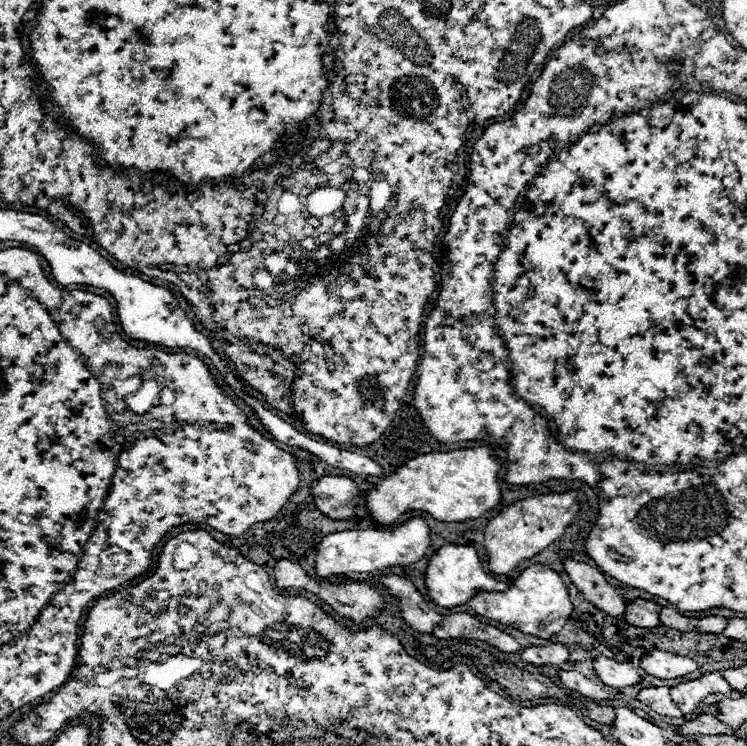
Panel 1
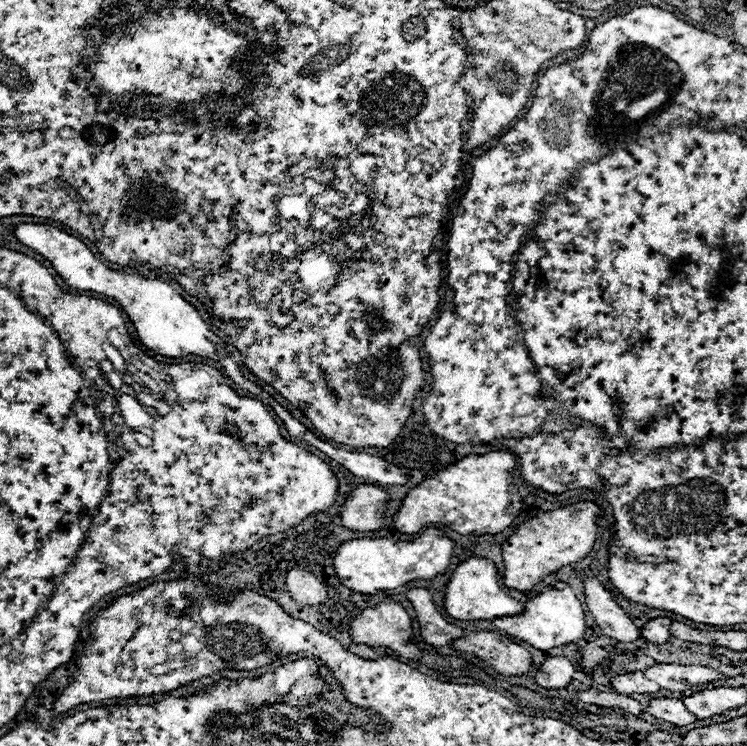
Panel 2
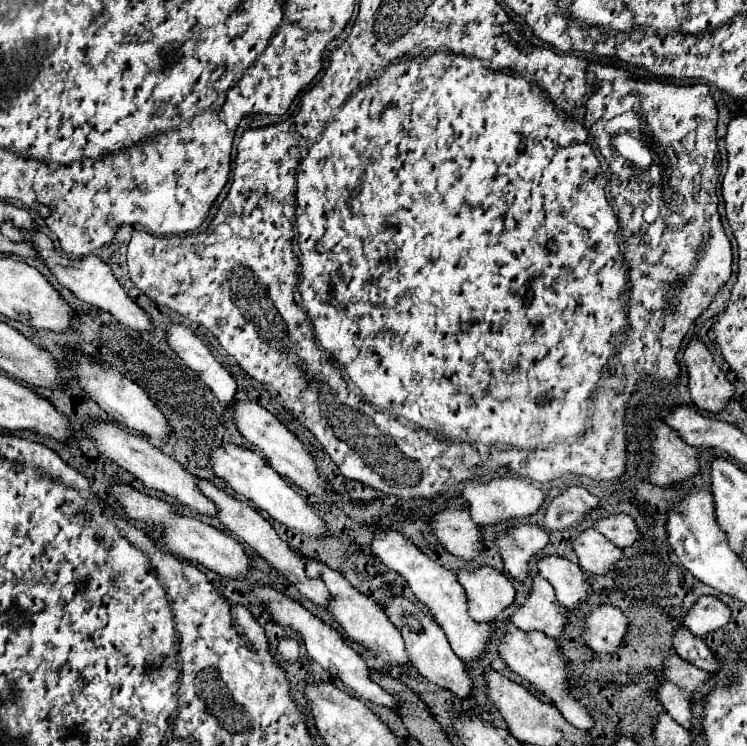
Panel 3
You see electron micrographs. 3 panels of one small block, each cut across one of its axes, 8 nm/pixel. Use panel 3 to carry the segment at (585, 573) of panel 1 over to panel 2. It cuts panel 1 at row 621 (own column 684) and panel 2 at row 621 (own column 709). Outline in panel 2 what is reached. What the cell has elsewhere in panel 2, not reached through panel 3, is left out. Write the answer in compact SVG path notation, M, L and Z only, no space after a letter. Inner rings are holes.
M594 576L584 578L584 598L588 610L592 612L596 624L604 630L604 634L620 642L634 642L636 638L640 638L640 628L612 600L610 592Z

